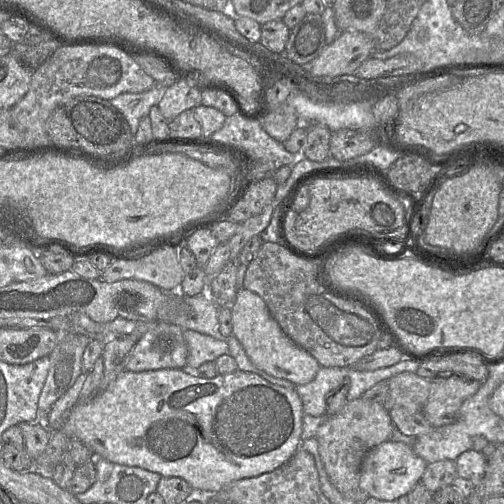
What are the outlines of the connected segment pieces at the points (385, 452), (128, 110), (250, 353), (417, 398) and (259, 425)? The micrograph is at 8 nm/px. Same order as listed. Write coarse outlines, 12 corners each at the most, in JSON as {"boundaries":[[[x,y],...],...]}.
{"boundaries":[[[388,440],[365,455],[359,485],[393,501],[421,481],[427,464]],[[166,88],[140,93],[110,100],[126,118],[133,136],[140,120],[160,102]],[[239,289],[232,334],[259,369],[295,385],[321,368]],[[407,371],[388,380],[385,402],[422,410],[431,380]],[[124,370],[58,429],[216,494],[301,447],[295,389]]]}

